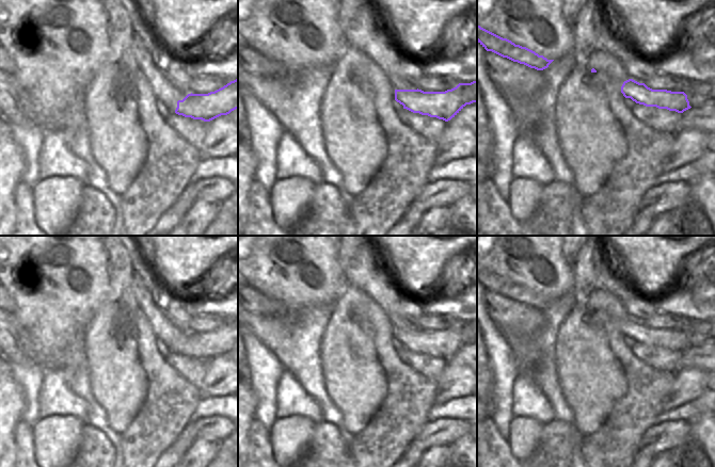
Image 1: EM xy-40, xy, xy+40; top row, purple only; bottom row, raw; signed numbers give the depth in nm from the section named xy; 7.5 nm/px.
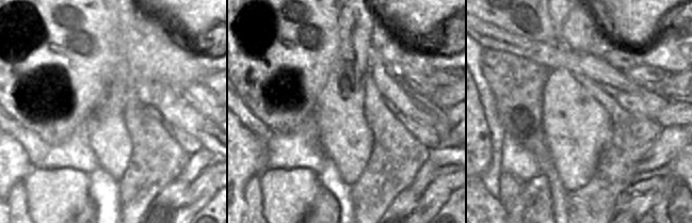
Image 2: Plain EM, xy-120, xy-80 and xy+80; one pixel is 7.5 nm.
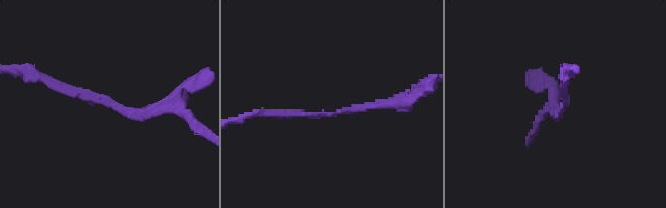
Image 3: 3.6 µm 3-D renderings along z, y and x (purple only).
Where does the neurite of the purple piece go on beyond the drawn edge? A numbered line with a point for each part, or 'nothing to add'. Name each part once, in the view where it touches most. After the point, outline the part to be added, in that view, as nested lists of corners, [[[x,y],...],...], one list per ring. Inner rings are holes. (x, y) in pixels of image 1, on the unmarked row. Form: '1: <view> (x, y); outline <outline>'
nothing to add

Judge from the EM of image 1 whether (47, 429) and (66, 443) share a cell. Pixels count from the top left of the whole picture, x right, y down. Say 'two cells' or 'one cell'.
one cell

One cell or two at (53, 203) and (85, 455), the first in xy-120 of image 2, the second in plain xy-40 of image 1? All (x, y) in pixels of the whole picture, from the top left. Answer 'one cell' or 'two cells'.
two cells

